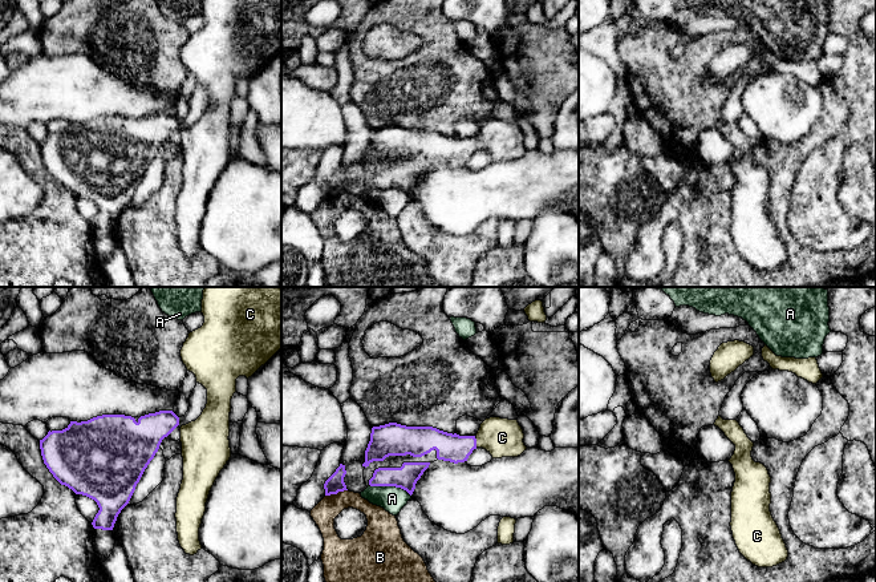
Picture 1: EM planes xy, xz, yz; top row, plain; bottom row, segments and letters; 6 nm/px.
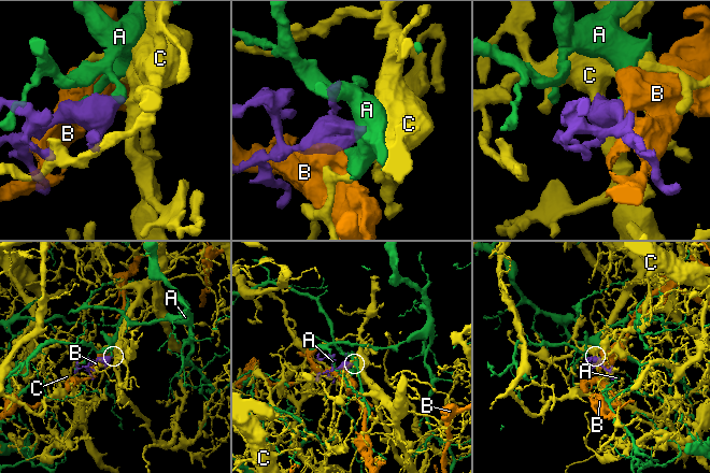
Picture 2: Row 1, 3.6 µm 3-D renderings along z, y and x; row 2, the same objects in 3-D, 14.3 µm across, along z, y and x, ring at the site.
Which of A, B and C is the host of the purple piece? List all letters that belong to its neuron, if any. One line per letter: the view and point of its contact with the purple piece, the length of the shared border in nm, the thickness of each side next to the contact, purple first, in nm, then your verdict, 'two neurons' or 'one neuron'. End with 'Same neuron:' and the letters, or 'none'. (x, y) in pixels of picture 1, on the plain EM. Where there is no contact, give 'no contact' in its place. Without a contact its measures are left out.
A: xz (390, 188) | 260 nm | 140/150 nm | two neurons
B: xz (336, 195) | 140 nm | 110/140 nm | two neurons
C: xz (475, 145) | 70 nm | 170/240 nm | one neuron
Same neuron: C

